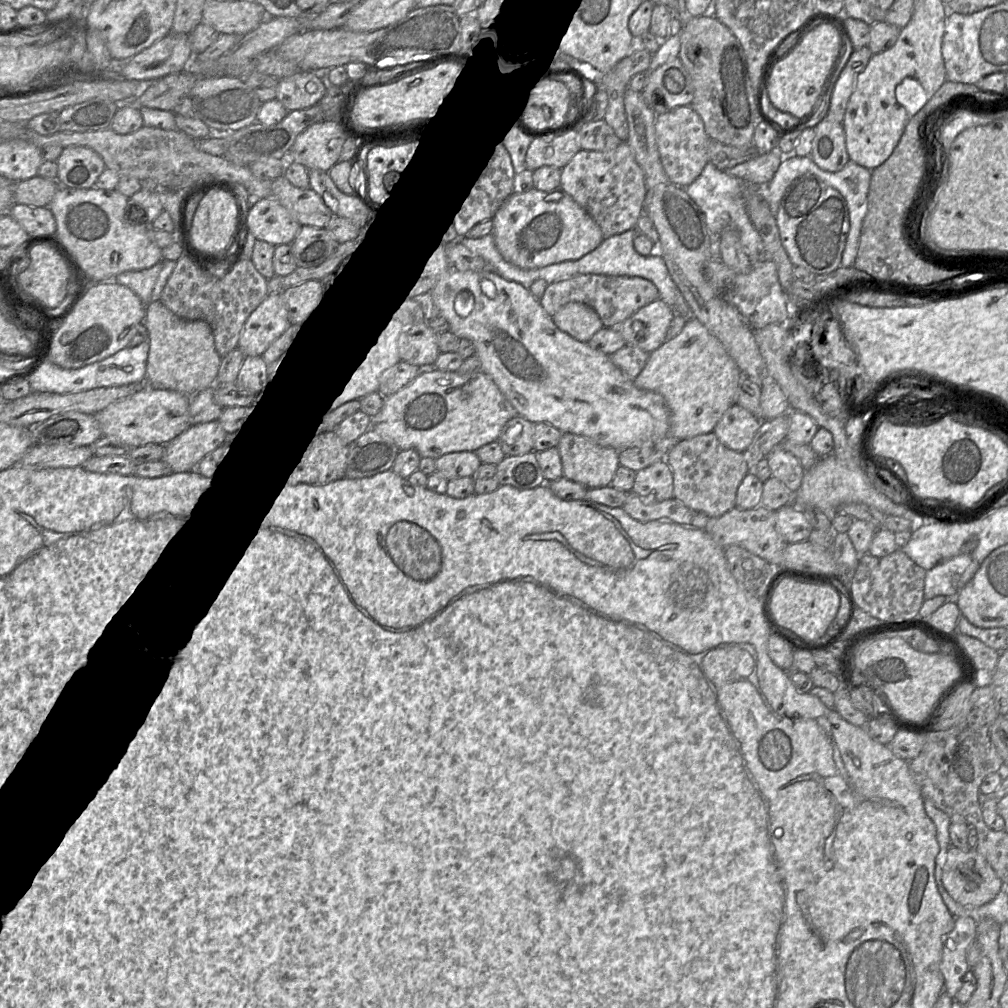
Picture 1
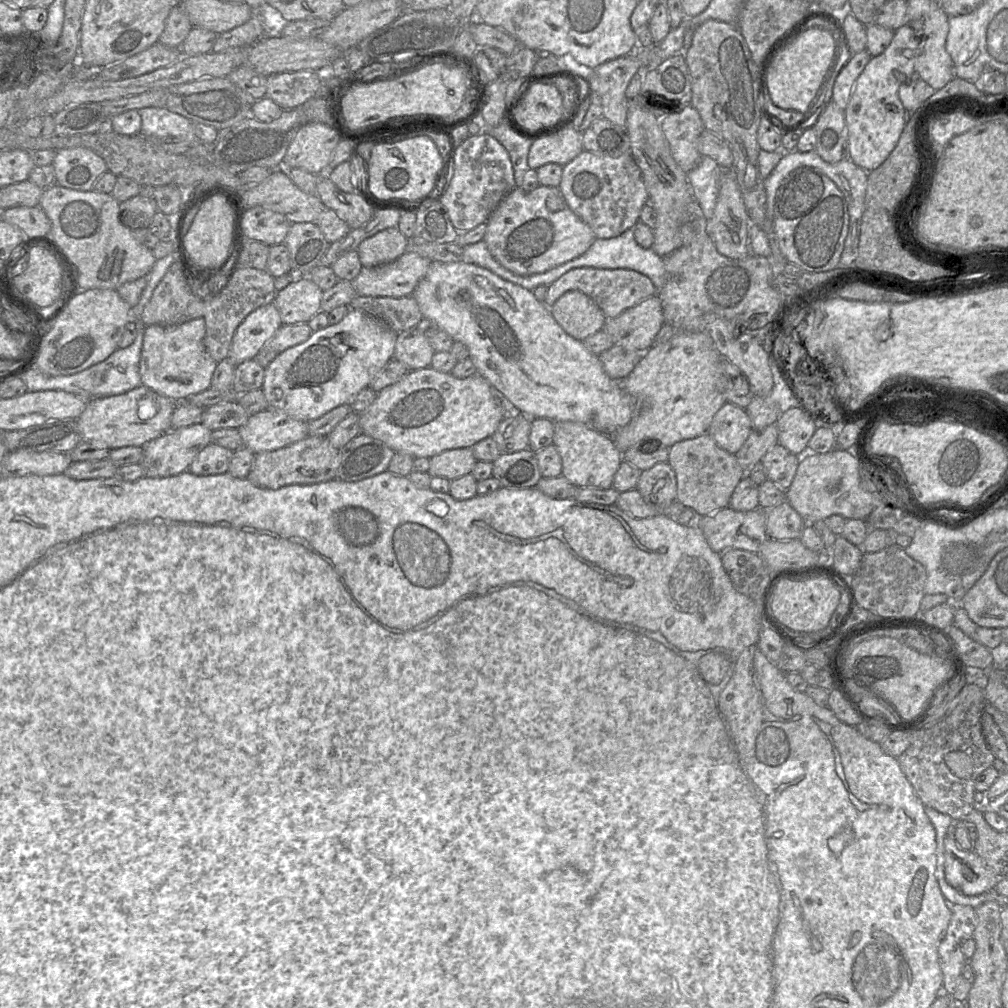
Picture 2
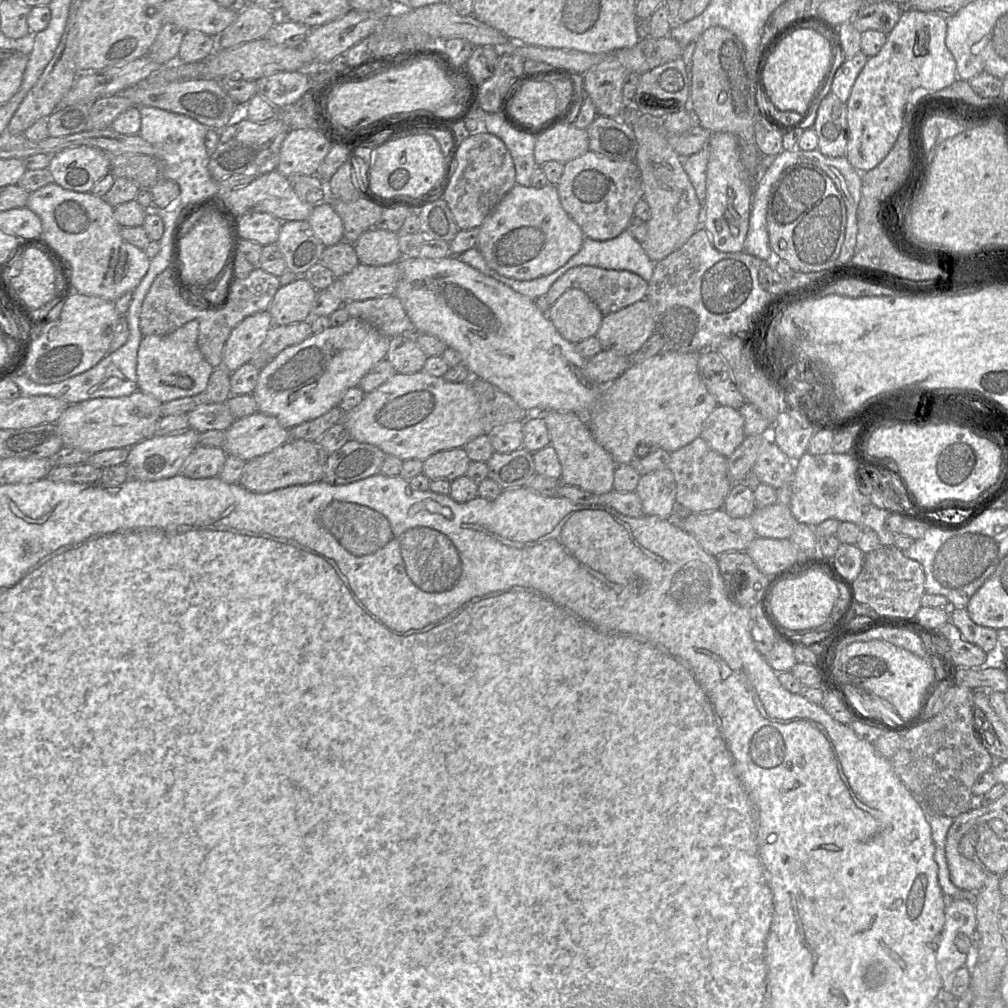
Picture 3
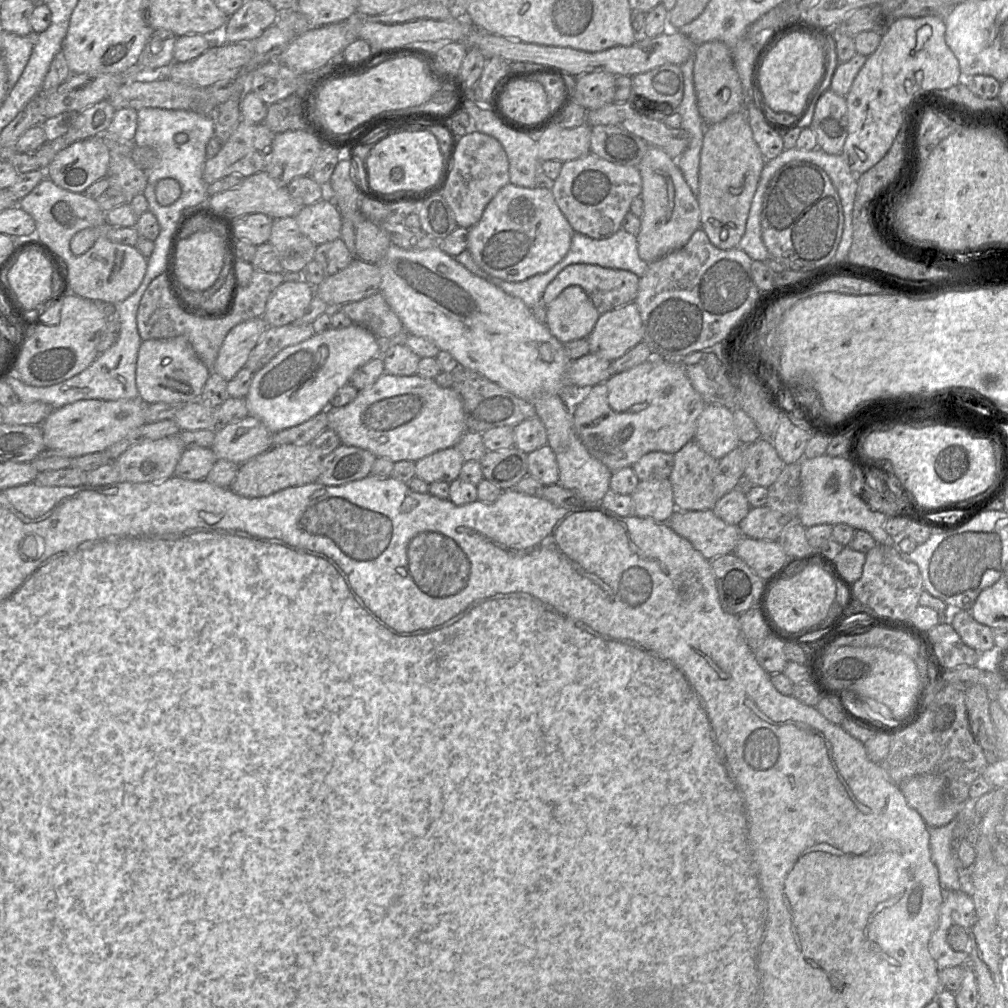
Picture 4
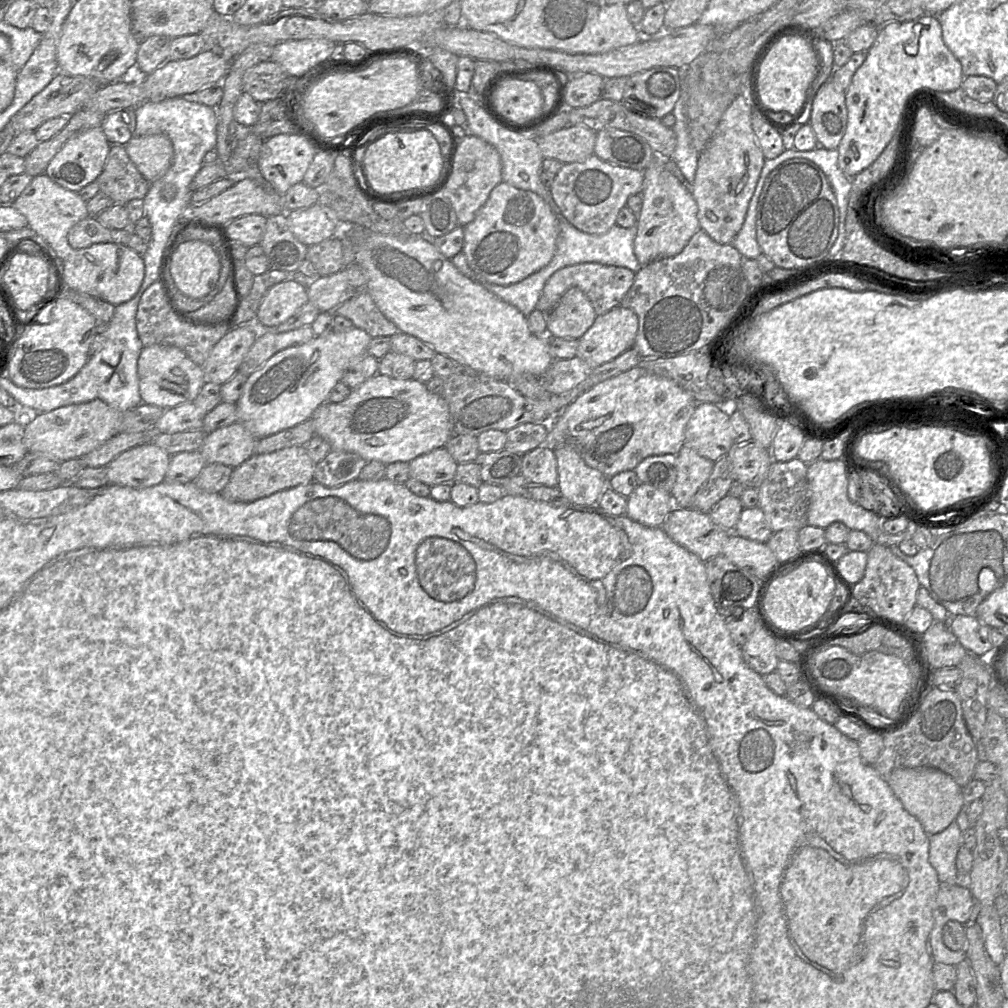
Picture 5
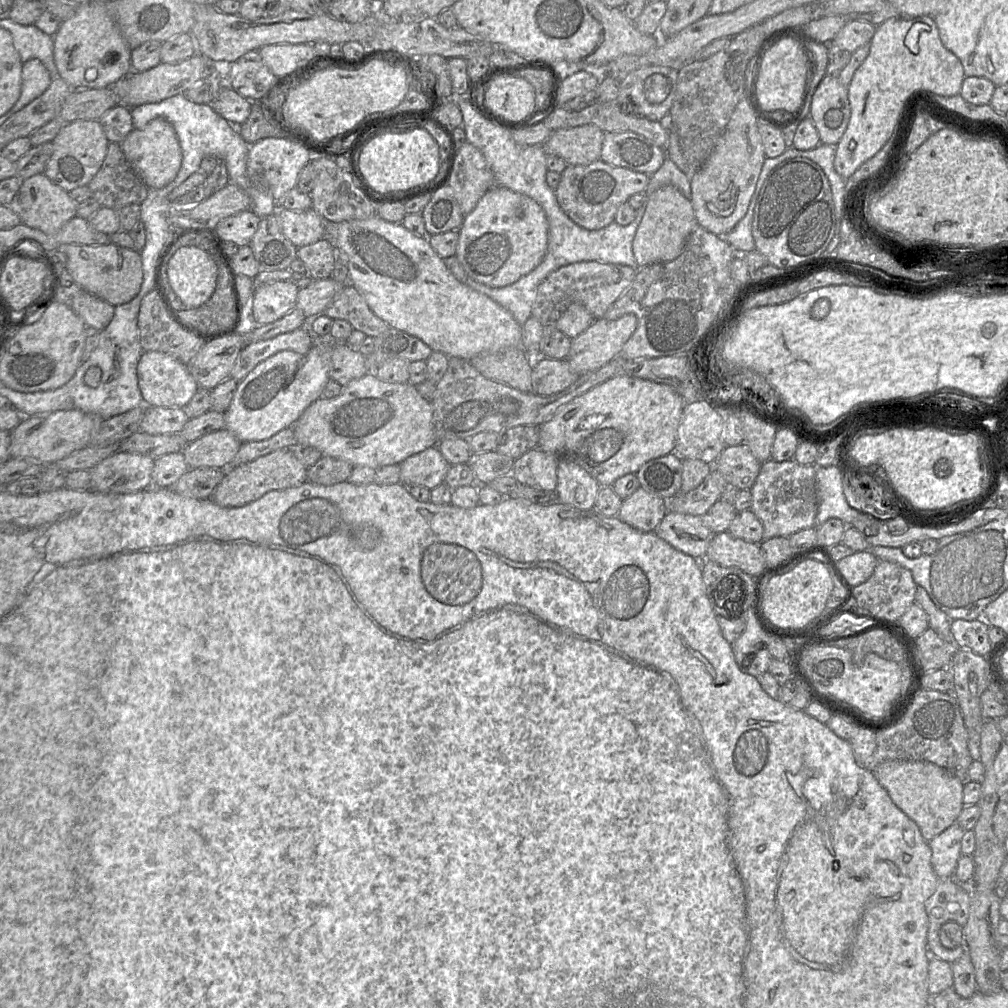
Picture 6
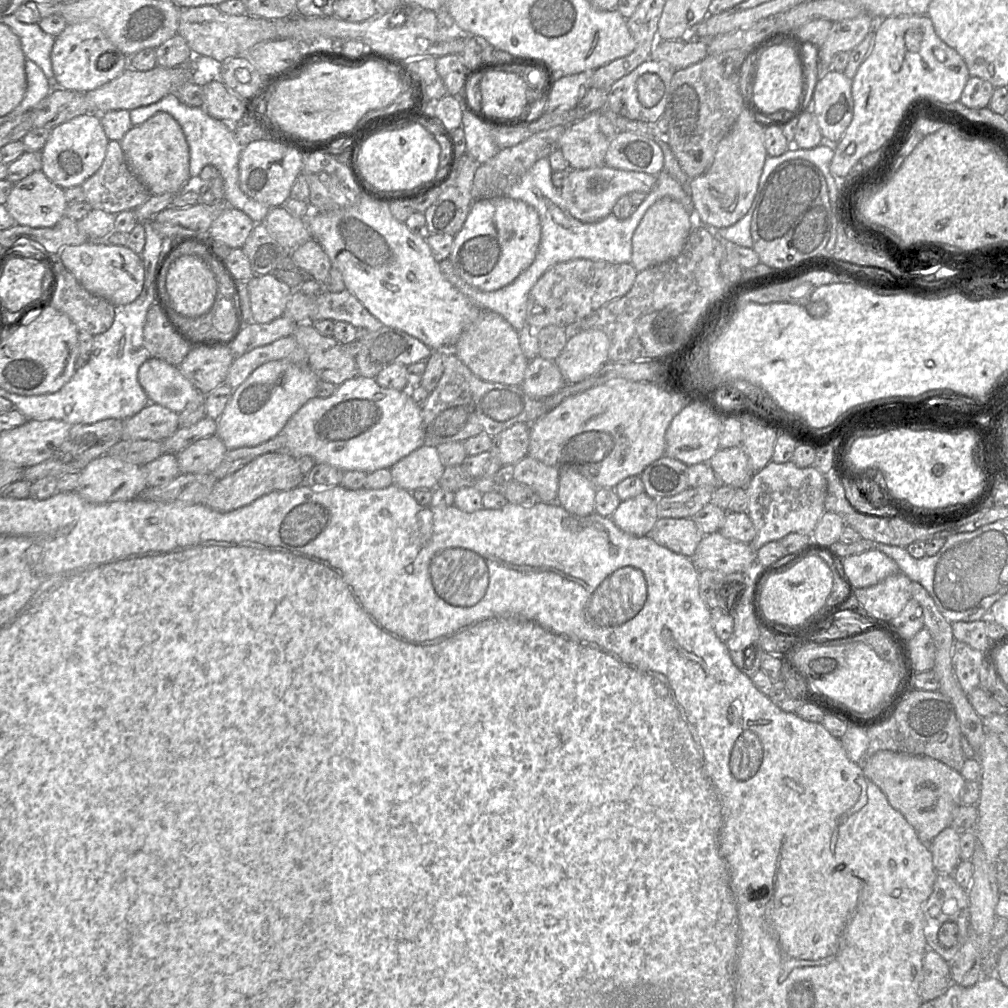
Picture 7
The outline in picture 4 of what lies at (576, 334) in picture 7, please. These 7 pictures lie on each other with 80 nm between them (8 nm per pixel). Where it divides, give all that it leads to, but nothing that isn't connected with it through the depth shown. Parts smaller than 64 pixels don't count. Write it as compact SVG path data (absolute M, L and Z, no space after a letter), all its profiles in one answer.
M629 302L600 314L587 340L591 354L614 361L640 343L643 335L638 307L634 302Z

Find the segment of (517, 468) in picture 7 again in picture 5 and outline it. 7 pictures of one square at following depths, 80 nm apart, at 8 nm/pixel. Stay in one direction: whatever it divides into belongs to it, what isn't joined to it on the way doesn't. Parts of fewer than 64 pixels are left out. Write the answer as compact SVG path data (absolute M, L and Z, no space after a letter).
M545 443L524 454L520 474L531 484L557 486L557 459L553 448Z

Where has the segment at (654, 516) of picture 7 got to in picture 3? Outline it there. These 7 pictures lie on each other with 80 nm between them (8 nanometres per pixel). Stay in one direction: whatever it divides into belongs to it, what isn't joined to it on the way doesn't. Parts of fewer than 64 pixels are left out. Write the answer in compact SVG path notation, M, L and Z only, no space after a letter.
M669 468L642 475L635 492L641 499L643 515L672 517L676 506L676 482Z

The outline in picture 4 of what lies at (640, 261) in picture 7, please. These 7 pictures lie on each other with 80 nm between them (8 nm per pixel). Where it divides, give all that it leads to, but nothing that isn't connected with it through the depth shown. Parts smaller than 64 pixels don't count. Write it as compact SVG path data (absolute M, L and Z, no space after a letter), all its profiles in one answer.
M649 146L638 165L642 178L640 196L644 202L644 213L640 217L641 230L637 235L638 253L647 263L682 248L693 233L701 228L697 197L686 182L676 160L661 148Z

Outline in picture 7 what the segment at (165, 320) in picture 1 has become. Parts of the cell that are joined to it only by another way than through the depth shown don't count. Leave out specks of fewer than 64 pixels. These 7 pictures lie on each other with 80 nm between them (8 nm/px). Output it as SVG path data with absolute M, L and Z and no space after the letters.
M150 357L138 370L138 382L151 403L173 412L182 412L186 405L201 395L178 367Z

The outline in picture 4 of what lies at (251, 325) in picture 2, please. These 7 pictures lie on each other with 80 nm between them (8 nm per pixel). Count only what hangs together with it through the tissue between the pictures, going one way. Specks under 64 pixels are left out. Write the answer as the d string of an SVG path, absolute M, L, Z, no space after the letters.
M262 317L252 318L234 326L225 336L219 349L213 371L226 381L245 367L252 349L267 328Z

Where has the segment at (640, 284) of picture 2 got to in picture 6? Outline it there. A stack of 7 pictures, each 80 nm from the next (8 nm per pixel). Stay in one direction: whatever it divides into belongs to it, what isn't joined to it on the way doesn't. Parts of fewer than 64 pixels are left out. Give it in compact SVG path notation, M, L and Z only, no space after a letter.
M582 261L562 266L550 273L539 285L531 315L544 326L555 324L571 303L584 305L595 319L603 318L607 309L627 290L636 277L637 269L627 265Z

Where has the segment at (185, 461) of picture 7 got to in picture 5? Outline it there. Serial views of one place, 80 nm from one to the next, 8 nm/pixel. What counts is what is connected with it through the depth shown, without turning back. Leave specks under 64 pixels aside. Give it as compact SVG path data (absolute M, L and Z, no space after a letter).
M240 422L206 433L199 452L206 464L221 463L231 468L255 454L257 439Z

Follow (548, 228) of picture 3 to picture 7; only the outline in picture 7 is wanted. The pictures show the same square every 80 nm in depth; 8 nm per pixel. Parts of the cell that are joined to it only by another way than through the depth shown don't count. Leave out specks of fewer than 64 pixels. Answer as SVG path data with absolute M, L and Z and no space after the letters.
M508 196L474 200L462 229L454 236L450 261L459 275L481 291L495 291L512 283L535 260L541 239L537 211Z

